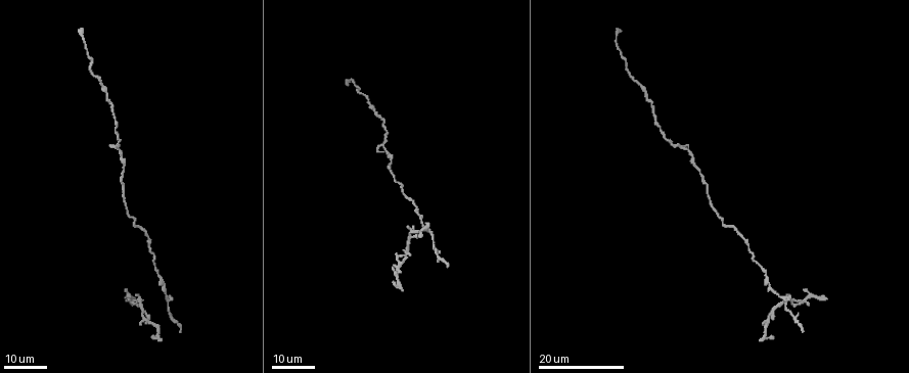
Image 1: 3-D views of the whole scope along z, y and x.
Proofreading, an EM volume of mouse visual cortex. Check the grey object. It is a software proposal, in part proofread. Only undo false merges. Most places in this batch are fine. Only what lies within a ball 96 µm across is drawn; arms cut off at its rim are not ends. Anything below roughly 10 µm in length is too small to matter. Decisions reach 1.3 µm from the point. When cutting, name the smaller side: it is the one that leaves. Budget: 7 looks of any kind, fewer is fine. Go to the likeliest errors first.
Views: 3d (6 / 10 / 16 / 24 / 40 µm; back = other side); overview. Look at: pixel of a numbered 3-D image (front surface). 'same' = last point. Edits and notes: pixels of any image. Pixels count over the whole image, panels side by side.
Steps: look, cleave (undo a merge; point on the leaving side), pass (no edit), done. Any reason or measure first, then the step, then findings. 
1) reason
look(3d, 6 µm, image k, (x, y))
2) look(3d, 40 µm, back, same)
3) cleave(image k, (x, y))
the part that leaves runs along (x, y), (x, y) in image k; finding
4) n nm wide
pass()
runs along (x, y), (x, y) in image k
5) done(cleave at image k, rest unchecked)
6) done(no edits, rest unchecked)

calibre changes
look(3d, 24 µm, image 1, (382, 145))

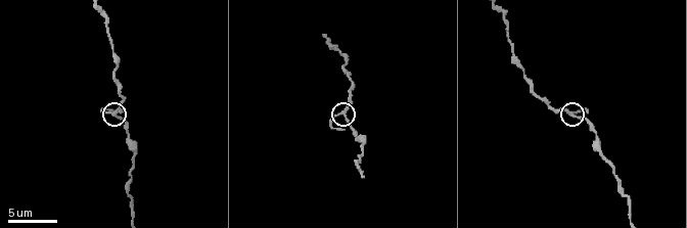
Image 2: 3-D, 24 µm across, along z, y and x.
look(3d, 10 µm, image 2, (343, 116))

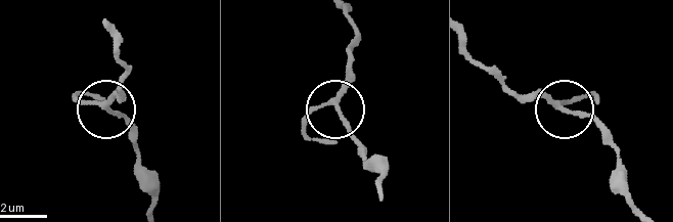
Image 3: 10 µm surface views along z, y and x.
180 nm wide
pass()
runs along (150, 205), (136, 134), (109, 108), (121, 83) in image 3; one neuron here

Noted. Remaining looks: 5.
narrows sharply
look(3d, 16 µm, image 1, (769, 286))

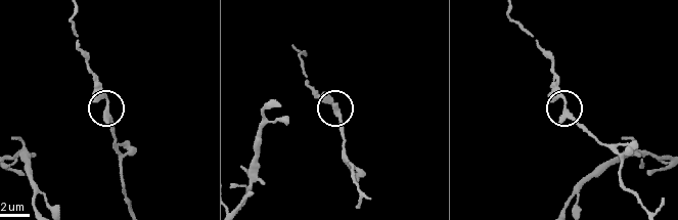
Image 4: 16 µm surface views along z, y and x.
look(3d, 10 µm, image 4, (106, 104))

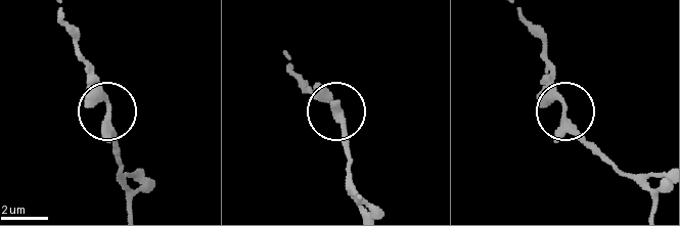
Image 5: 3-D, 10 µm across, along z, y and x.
zoom in
look(3d, 6 µm, image 5, (108, 111))

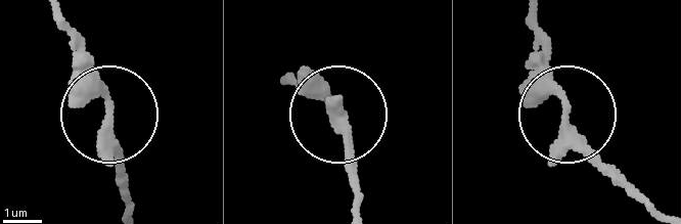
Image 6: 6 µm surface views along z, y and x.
240 nm wide
pass()
continuous, no second neuron

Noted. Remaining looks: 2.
calibre changes
look(3d, 24 µm, image 1, (371, 104))

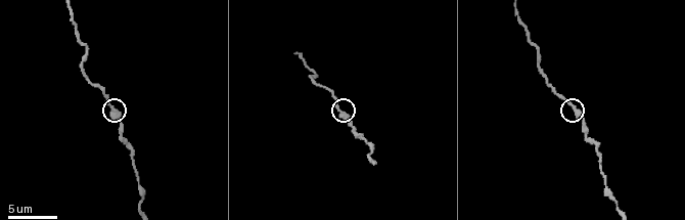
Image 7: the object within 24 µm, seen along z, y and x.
look(3d, 10 µm, image 7, (110, 107))

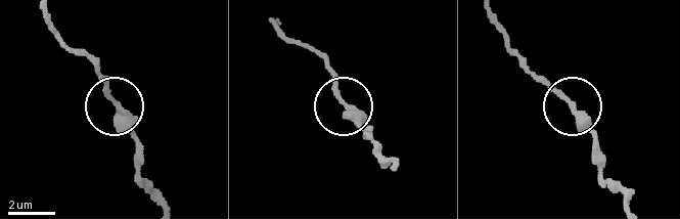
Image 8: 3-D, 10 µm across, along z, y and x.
pass()
one neuron here

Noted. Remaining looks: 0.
done(no edits, rest unchecked)

